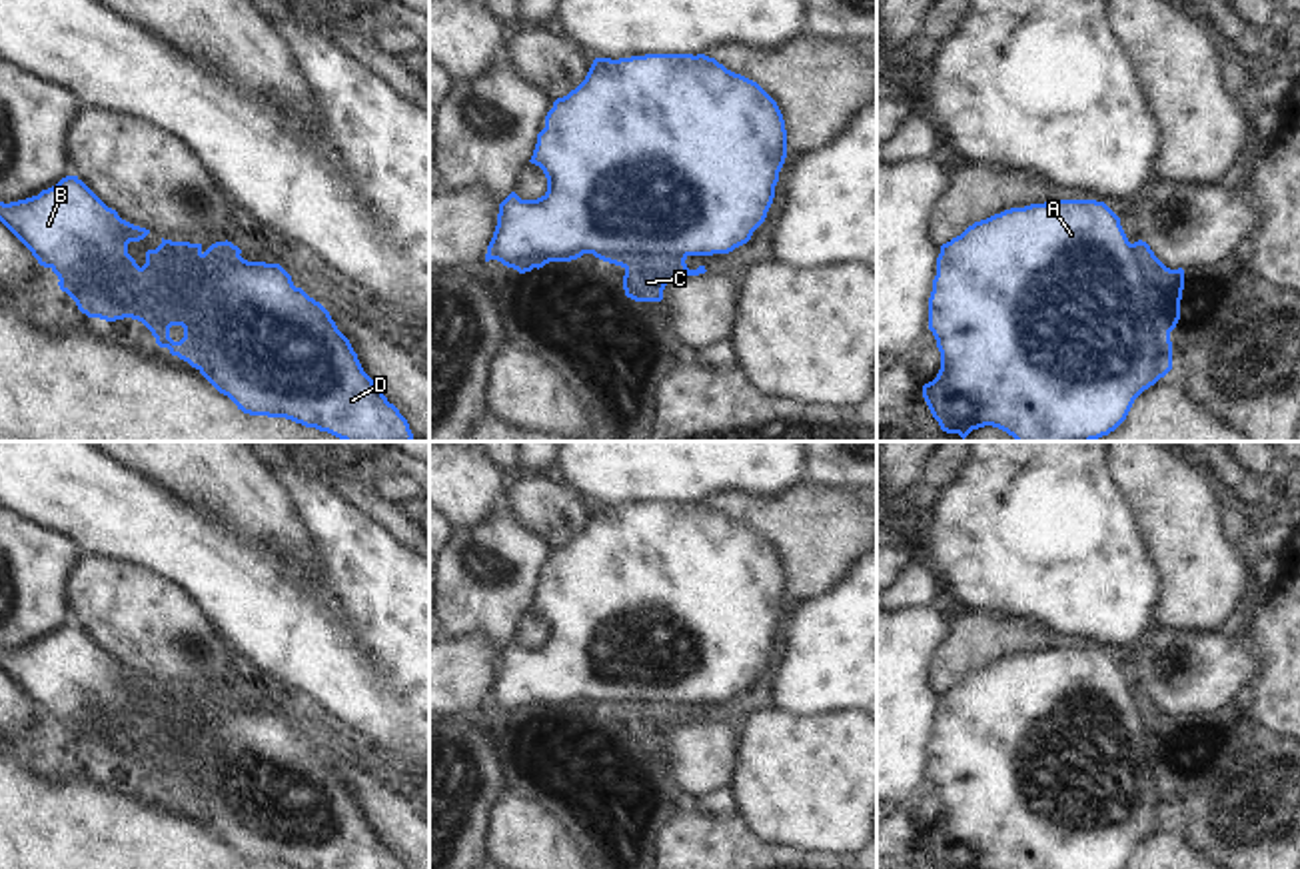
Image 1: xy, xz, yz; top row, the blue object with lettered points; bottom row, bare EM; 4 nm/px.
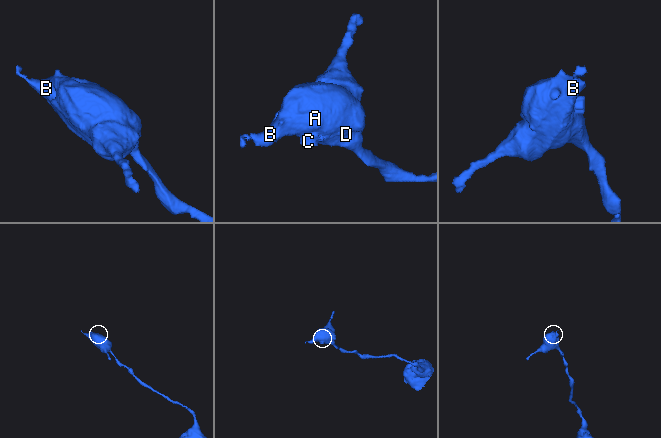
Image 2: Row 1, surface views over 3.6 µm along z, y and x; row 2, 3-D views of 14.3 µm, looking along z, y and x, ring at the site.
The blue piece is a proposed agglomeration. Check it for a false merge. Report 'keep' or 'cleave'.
keep

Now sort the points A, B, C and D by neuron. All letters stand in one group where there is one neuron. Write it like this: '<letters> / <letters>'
A B C D

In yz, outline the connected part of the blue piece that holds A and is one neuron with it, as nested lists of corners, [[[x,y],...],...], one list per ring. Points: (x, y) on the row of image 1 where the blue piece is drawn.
[[[1046,200],[1024,208],[1010,208],[986,220],[975,222],[961,236],[941,246],[937,276],[929,298],[929,330],[941,352],[937,378],[923,386],[923,398],[947,434],[963,439],[978,428],[992,426],[1016,441],[1092,441],[1114,432],[1128,416],[1134,400],[1172,370],[1170,332],[1180,320],[1184,270],[1166,268],[1142,240],[1130,244],[1120,218],[1096,200]]]

